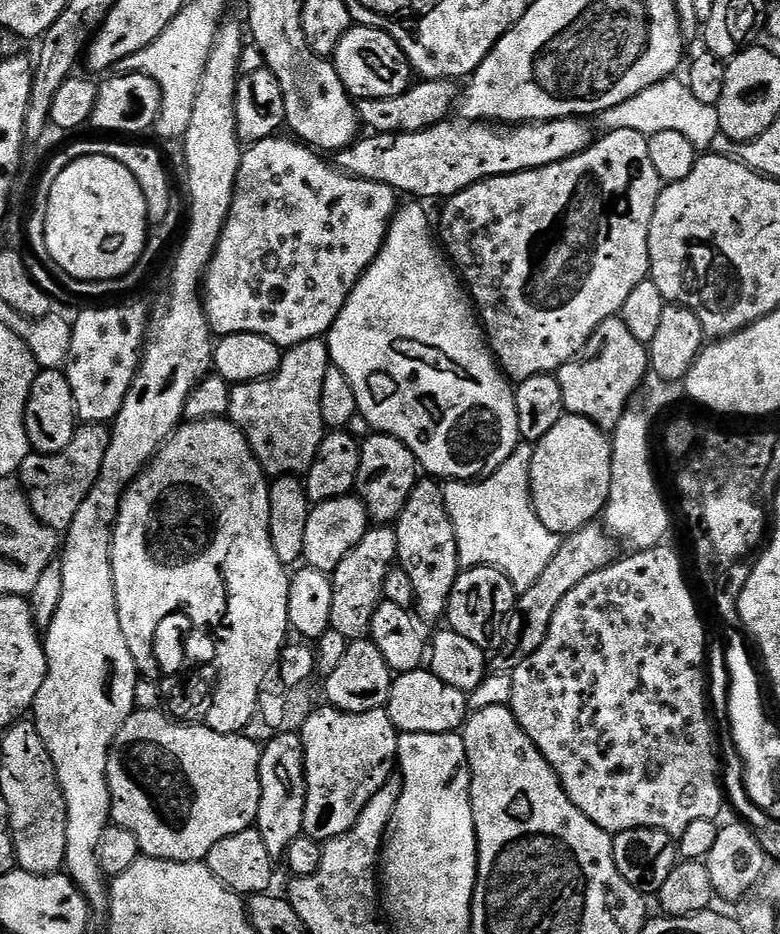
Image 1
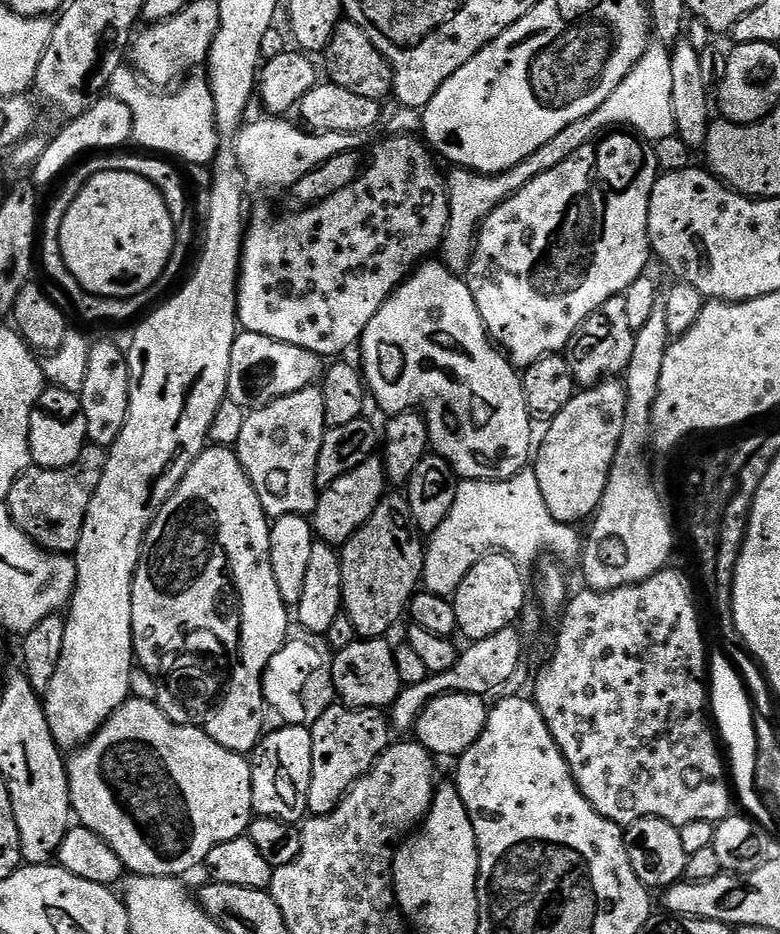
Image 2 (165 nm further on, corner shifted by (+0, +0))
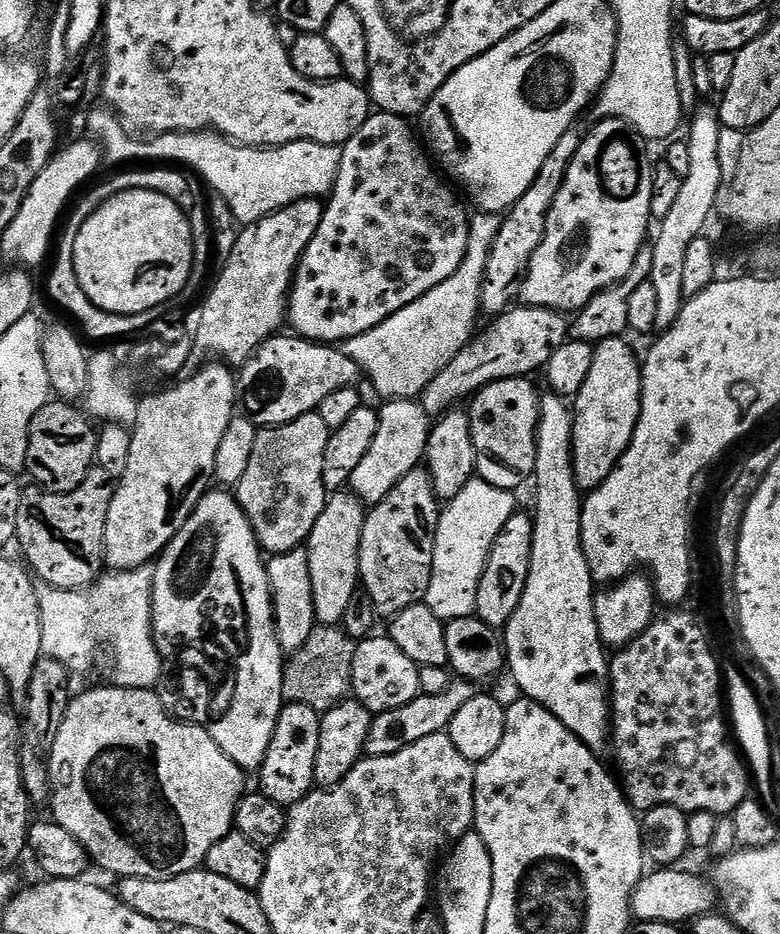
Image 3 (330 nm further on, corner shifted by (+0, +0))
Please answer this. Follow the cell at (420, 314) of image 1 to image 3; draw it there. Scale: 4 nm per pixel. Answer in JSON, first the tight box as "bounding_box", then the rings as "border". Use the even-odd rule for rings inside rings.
{"bounding_box":[467,379,540,490],"border":[[[531,379],[496,380],[487,384],[471,397],[472,408],[467,409],[470,422],[472,445],[476,451],[476,472],[479,479],[490,486],[517,490],[524,483],[529,483],[530,477],[536,471],[536,427],[540,421],[540,396],[532,385]]]}

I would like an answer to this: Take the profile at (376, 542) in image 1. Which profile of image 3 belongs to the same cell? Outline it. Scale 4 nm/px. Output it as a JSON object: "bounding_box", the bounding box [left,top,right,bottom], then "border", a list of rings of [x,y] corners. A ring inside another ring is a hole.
{"bounding_box":[358,467,442,618],"border":[[[427,467],[412,468],[364,517],[358,546],[359,587],[374,606],[377,617],[391,618],[427,597],[434,558],[436,524],[442,511]]]}

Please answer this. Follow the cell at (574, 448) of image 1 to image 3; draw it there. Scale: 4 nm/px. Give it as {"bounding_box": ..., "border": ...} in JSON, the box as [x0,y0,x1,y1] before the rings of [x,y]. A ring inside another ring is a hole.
{"bounding_box":[572,336,641,490],"border":[[[612,336],[593,347],[590,374],[574,398],[572,421],[572,470],[581,490],[596,488],[614,470],[630,446],[630,438],[640,417],[641,361],[636,360],[627,339]]]}

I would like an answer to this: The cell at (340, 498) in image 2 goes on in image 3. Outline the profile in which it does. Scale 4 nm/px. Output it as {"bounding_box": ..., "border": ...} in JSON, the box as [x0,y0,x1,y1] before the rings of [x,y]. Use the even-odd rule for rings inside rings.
{"bounding_box":[350,400,430,506],"border":[[[390,400],[379,409],[378,434],[374,434],[374,442],[370,442],[370,450],[366,450],[366,458],[355,468],[350,481],[350,491],[358,497],[361,504],[371,506],[382,502],[386,494],[406,474],[410,474],[412,468],[421,467],[426,442],[430,417],[424,408],[415,400]]]}

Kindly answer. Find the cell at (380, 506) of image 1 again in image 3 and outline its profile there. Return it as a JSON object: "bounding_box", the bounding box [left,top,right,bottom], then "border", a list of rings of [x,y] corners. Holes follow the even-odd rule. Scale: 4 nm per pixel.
{"bounding_box":[418,306,570,418],"border":[[[513,306],[507,312],[495,317],[492,325],[482,336],[477,335],[472,343],[467,344],[448,366],[442,369],[420,393],[418,403],[428,413],[429,417],[439,418],[449,411],[458,400],[471,397],[480,389],[493,384],[496,380],[522,380],[531,377],[531,372],[539,373],[550,362],[550,354],[558,350],[570,339],[570,320],[563,312],[555,312],[549,308],[529,308]]]}

